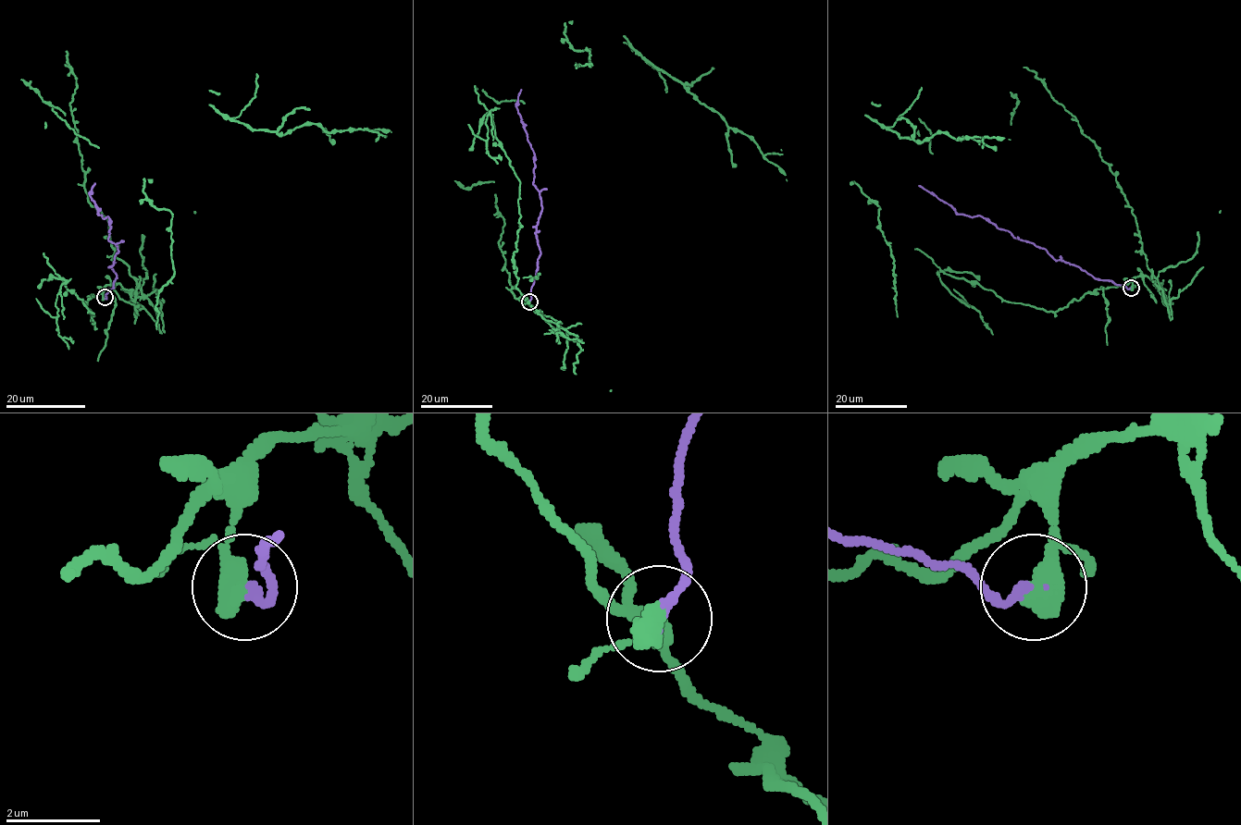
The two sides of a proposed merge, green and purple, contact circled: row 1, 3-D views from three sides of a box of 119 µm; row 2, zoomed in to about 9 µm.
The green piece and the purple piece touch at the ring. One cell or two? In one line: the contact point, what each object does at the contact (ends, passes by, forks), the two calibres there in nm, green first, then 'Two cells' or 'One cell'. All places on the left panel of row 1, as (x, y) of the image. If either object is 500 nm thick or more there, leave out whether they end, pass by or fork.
Place: (105, 297). Thickness 600 nm (green) against 180 nm. Two cells

